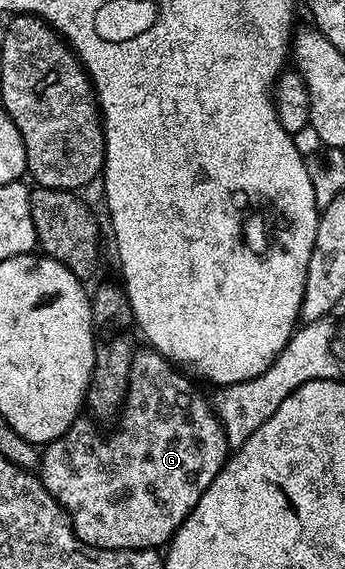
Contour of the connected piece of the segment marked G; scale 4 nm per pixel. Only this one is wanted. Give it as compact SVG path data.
M138 348L133 354L129 390L116 422L117 430L110 437L104 437L92 420L78 419L63 436L48 442L39 457L41 485L64 507L73 534L96 549L157 549L164 546L184 523L195 503L199 503L203 491L211 487L211 479L219 475L231 453L210 398L208 401L192 385L194 382L160 353L144 348Z

